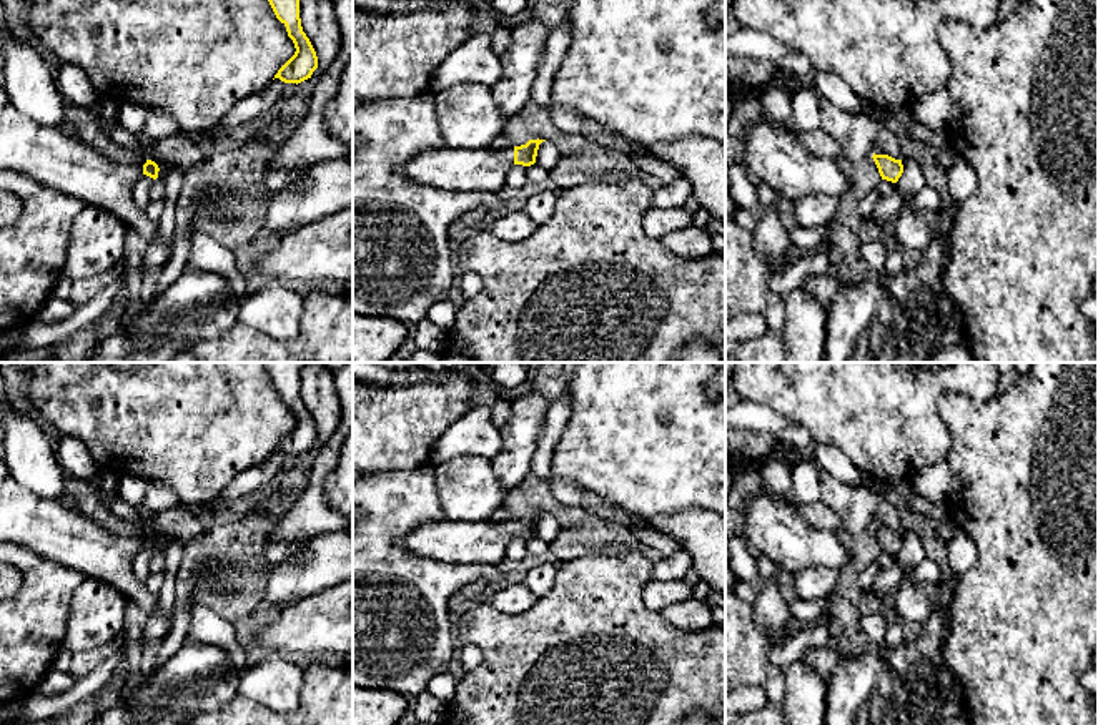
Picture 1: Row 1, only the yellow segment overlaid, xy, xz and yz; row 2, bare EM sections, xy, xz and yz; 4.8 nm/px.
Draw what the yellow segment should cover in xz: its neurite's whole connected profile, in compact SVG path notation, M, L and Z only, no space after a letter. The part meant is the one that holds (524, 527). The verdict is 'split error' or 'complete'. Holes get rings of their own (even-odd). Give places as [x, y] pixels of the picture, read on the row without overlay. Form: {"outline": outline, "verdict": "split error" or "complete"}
{"outline": "M529 512L526 517L504 522L487 520L438 520L426 522L404 535L404 549L411 554L449 564L499 565L506 547L514 537L536 535L539 517L546 512Z", "verdict": "split error"}

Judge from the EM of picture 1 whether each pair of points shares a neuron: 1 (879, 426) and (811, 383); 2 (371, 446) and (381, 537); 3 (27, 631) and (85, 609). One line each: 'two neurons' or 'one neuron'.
1: one neuron
2: two neurons
3: two neurons

